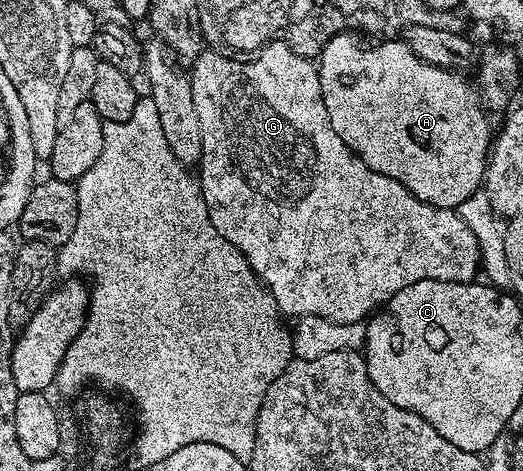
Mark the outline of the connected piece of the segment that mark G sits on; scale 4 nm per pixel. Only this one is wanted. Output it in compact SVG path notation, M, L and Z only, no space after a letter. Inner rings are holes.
M269 42L250 60L236 60L219 52L204 52L199 55L194 66L190 67L189 77L193 106L196 108L201 130L201 156L197 163L197 181L205 200L205 208L209 212L209 220L213 228L217 228L219 235L247 258L256 279L270 294L271 301L275 303L275 309L280 315L295 314L294 316L299 318L317 316L340 324L359 324L372 312L378 311L401 288L409 288L409 284L417 284L421 280L476 281L478 274L475 273L479 270L481 246L475 235L467 229L462 217L455 210L442 210L439 206L430 206L428 202L417 200L397 180L367 169L351 153L351 149L332 132L331 126L327 123L327 113L321 96L319 71L312 59L303 58L283 42Z

